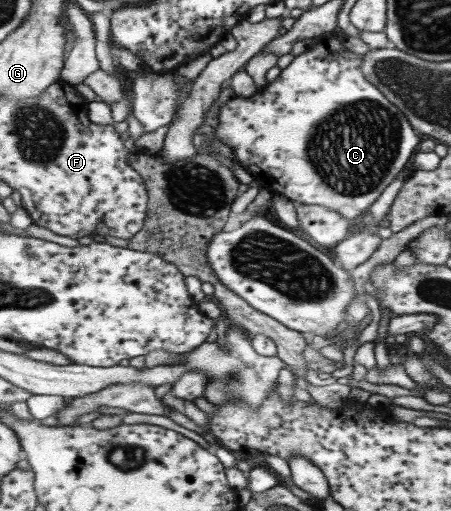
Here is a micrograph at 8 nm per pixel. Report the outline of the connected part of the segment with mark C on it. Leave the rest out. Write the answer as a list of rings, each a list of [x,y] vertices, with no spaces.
[[[332,32],[323,33],[315,37],[303,53],[295,55],[291,62],[280,70],[279,76],[267,83],[263,90],[252,94],[249,98],[235,97],[228,99],[217,110],[217,125],[213,130],[212,137],[218,138],[225,146],[230,148],[232,159],[240,166],[247,168],[247,172],[260,183],[261,188],[268,193],[279,194],[289,199],[293,204],[313,204],[321,208],[337,212],[337,216],[345,220],[354,219],[369,209],[377,199],[381,191],[397,177],[405,165],[411,162],[412,155],[416,152],[416,146],[420,143],[419,138],[413,133],[411,125],[396,106],[393,106],[374,84],[367,82],[363,76],[361,61],[362,56],[351,53],[343,45],[344,37],[339,37]]]

